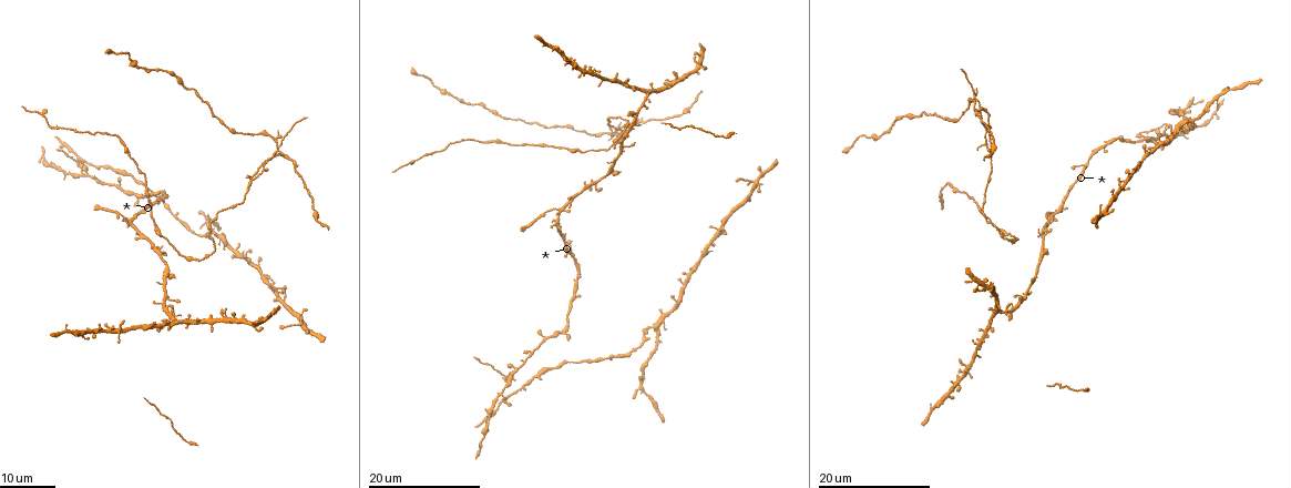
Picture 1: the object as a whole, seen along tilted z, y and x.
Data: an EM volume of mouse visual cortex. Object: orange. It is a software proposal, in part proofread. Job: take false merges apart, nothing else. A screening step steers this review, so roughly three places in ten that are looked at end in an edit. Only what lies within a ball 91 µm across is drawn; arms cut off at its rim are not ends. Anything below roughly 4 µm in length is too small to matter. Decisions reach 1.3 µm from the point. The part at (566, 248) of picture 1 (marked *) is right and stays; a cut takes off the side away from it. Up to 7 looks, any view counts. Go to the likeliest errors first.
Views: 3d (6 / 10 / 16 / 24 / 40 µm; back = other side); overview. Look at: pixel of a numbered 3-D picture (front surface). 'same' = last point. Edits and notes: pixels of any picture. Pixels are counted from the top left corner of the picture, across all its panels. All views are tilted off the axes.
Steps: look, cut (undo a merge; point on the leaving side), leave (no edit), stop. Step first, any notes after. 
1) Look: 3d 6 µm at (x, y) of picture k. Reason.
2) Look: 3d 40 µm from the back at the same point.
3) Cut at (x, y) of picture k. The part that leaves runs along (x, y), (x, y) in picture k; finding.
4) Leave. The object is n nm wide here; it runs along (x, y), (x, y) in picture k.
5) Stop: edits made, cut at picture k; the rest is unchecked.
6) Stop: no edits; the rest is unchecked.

Look: 3d 16 µm at (557, 209) of picture 1. Looks like a crossing.

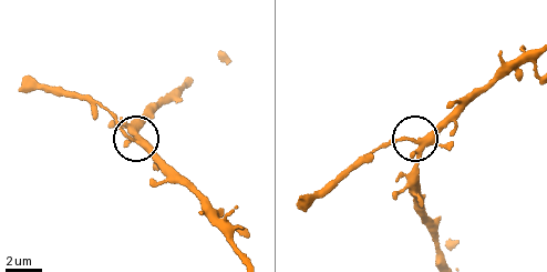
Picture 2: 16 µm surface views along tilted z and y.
Look: 3d 10 µm at (136, 142) of picture 2.

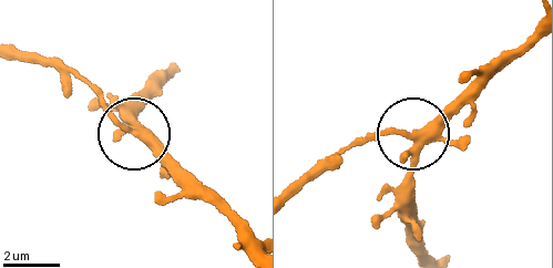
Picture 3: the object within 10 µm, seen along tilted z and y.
Leave. Continuous, no second neuron.

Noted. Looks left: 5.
Look: 3d 24 µm at (512, 371) of picture 1. Three arms meet.

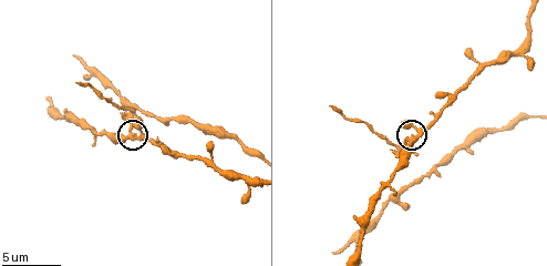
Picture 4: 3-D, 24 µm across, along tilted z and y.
Look: 3d 6 µm at (129, 133) of picture 4.

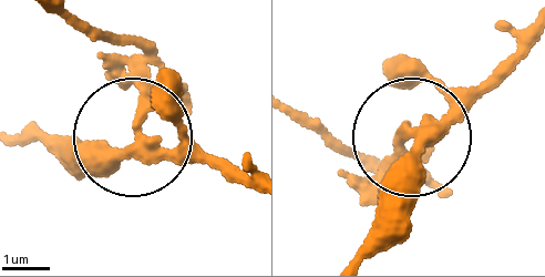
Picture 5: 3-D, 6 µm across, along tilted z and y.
Cut at (132, 82) of picture 5. 3 arms meet here; the part that leaves runs along (408, 132), (377, 174), (296, 119) in picture 5; a second neuron is stuck on.

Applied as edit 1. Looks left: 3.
Look: overview. See it whole again.

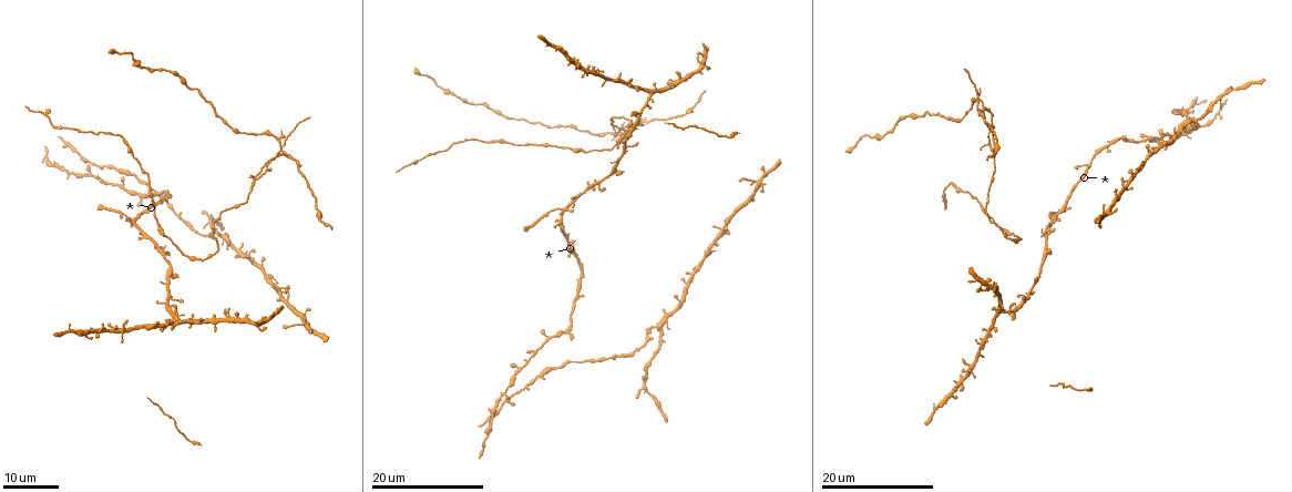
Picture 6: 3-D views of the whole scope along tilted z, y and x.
Look: 3d 24 µm at (1184, 124) of picture 6. Two arms in line, one across.

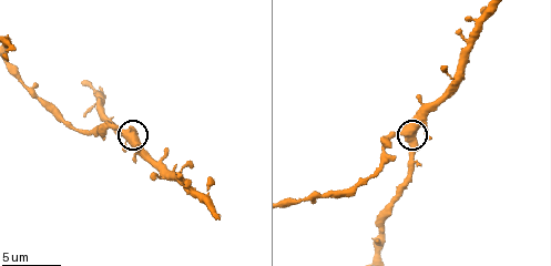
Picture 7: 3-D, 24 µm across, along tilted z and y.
Look: 3d 6 µm at (416, 136) of picture 7.

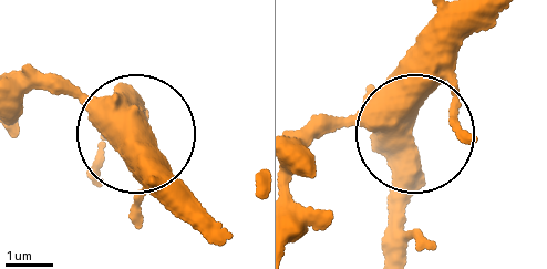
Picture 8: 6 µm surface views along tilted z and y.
Leave. 3 arms meet here; all the same neuron.

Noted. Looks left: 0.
Stop: edits made, cut at picture 5; the rest is unchecked.

